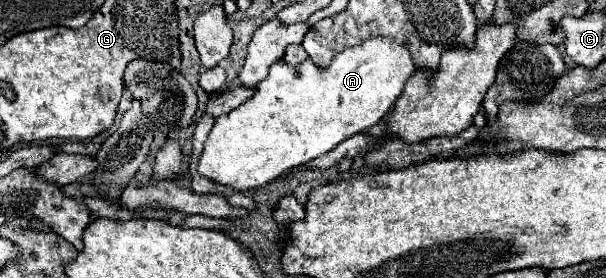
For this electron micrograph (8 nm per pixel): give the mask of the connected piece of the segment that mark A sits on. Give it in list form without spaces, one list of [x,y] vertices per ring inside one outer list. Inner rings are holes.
[[[376,37],[342,51],[328,69],[316,67],[310,59],[290,65],[276,61],[256,93],[228,115],[216,119],[204,151],[198,159],[198,173],[214,183],[250,193],[286,171],[300,167],[344,139],[376,125],[392,107],[404,83],[414,73],[412,57],[398,43]]]

